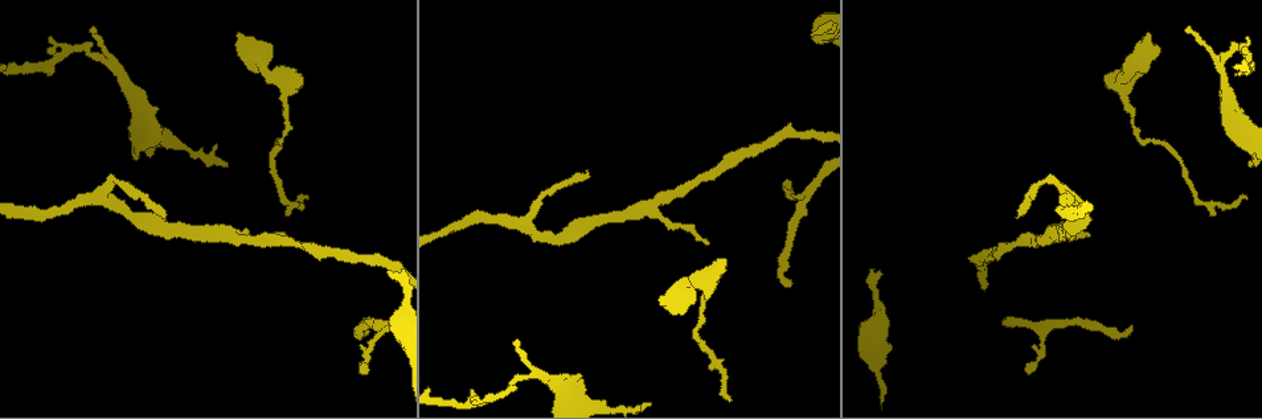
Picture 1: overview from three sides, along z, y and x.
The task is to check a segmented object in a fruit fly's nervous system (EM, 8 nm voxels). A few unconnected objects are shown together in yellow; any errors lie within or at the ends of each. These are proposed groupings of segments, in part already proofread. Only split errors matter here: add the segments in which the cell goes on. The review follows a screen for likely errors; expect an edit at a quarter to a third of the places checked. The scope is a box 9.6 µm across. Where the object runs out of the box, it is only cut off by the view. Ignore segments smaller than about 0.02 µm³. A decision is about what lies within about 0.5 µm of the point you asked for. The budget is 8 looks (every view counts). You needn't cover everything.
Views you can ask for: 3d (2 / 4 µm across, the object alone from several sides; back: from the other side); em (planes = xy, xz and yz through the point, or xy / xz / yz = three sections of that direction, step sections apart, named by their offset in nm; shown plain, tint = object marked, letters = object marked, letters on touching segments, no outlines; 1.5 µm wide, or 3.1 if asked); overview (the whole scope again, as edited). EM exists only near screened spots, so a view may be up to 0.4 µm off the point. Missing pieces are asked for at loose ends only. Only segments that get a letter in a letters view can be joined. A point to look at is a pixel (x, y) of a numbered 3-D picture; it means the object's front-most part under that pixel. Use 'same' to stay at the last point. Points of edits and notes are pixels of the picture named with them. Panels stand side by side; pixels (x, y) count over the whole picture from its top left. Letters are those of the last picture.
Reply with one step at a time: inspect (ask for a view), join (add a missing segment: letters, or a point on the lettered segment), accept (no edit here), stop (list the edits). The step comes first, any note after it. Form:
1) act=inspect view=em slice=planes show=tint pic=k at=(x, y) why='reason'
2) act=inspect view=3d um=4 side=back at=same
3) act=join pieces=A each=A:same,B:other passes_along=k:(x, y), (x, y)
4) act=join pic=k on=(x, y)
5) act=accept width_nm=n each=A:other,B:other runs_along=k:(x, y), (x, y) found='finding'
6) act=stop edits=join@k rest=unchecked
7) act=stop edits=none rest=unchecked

act=inspect view=3d um=2 pic=1 at=(705, 243) why='thin end'

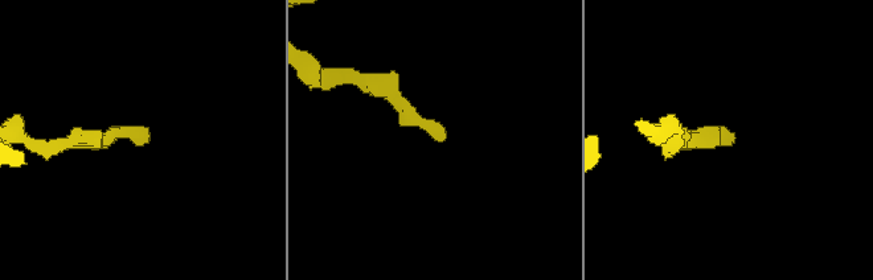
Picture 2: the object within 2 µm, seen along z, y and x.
act=inspect view=em slice=planes show=tint pic=2 at=(445, 139)

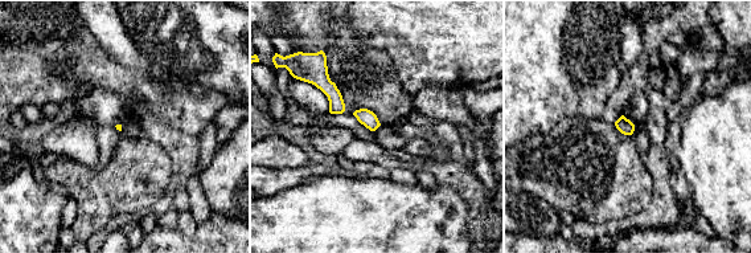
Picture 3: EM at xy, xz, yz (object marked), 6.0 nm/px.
act=inspect view=em slice=planes show=letters at=same why='see the neighbours'

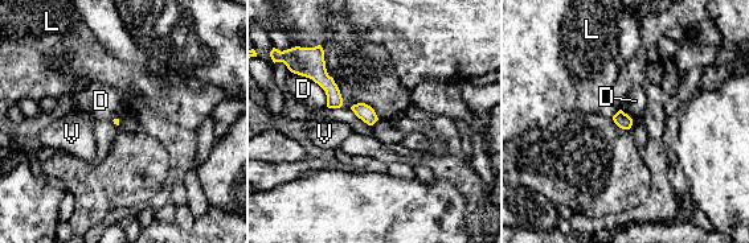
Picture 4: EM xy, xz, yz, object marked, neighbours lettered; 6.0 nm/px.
act=accept each=D:other,L:other,V:other border=4:(297, 73), (324, 91), (327, 106) found='none of them fits'

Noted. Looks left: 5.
act=inspect view=3d um=2 pic=1 at=(1018, 217) why='thin end'

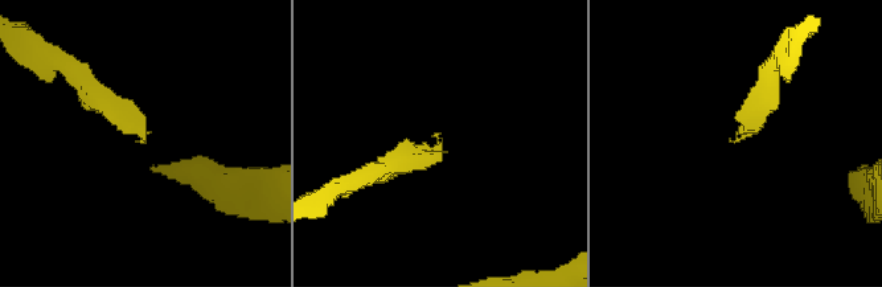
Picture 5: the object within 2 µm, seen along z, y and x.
act=inspect view=em slice=planes show=letters pic=5 at=(730, 139)

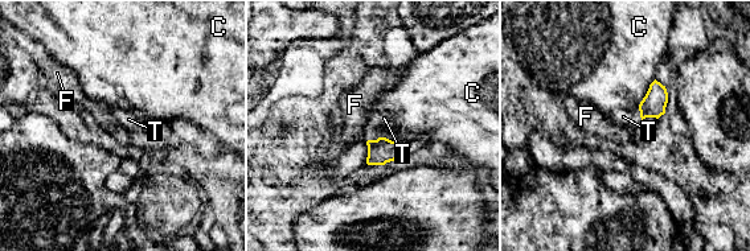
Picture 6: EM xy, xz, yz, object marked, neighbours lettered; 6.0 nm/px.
act=join pieces=T each=C:other,F:other,T:same passes_along=6:(654, 103), (639, 110), (623, 116) found='the cell continues'

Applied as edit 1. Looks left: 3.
act=stop edits=join@6 rest=unchecked

